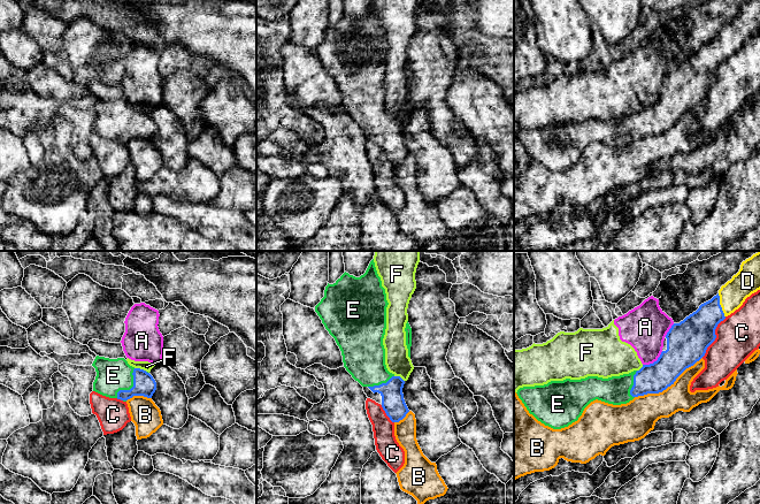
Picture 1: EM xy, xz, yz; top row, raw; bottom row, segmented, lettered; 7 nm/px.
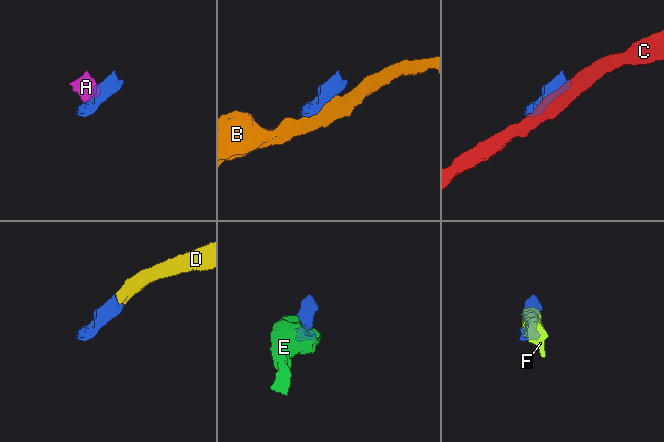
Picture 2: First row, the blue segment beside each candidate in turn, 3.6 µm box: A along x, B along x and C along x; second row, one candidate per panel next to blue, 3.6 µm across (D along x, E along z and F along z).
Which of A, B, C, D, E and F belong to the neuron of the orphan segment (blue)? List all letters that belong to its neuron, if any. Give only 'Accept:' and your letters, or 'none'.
Accept: D, E

